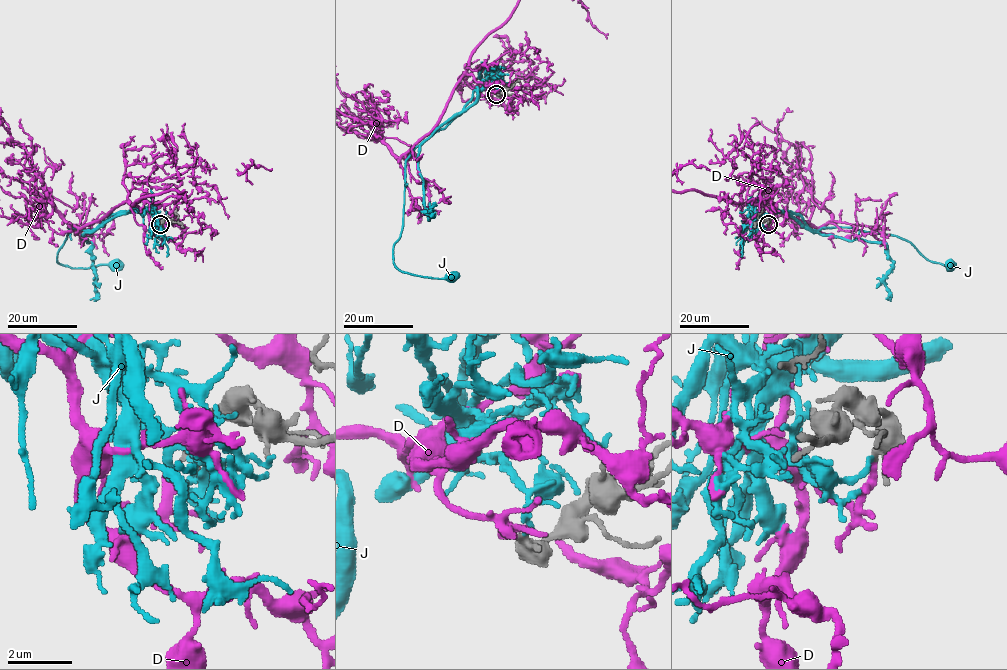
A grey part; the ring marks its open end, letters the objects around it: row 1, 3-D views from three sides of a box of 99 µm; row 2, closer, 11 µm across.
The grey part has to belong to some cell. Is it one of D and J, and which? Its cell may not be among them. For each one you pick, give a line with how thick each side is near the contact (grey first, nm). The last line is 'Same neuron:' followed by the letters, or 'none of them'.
D: 280 nm thick on the grey side, 170 nm on the other
Same neuron: D

